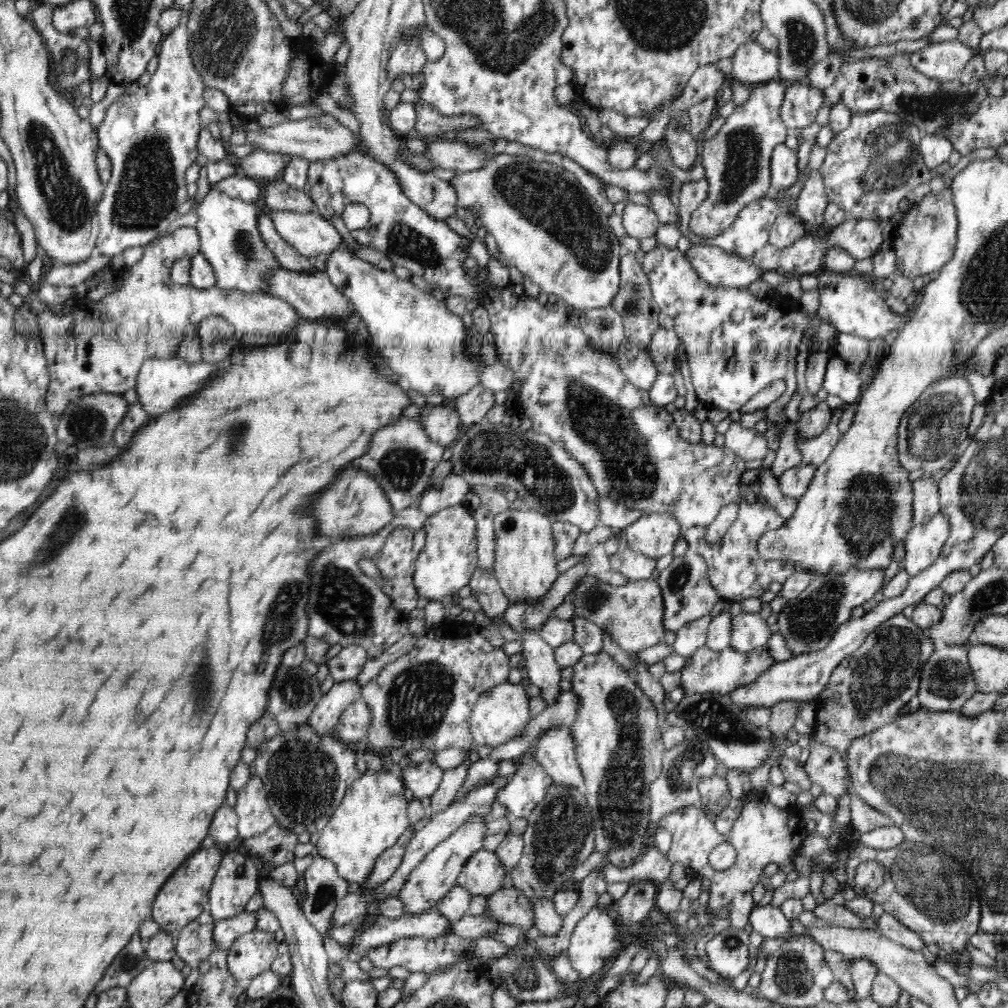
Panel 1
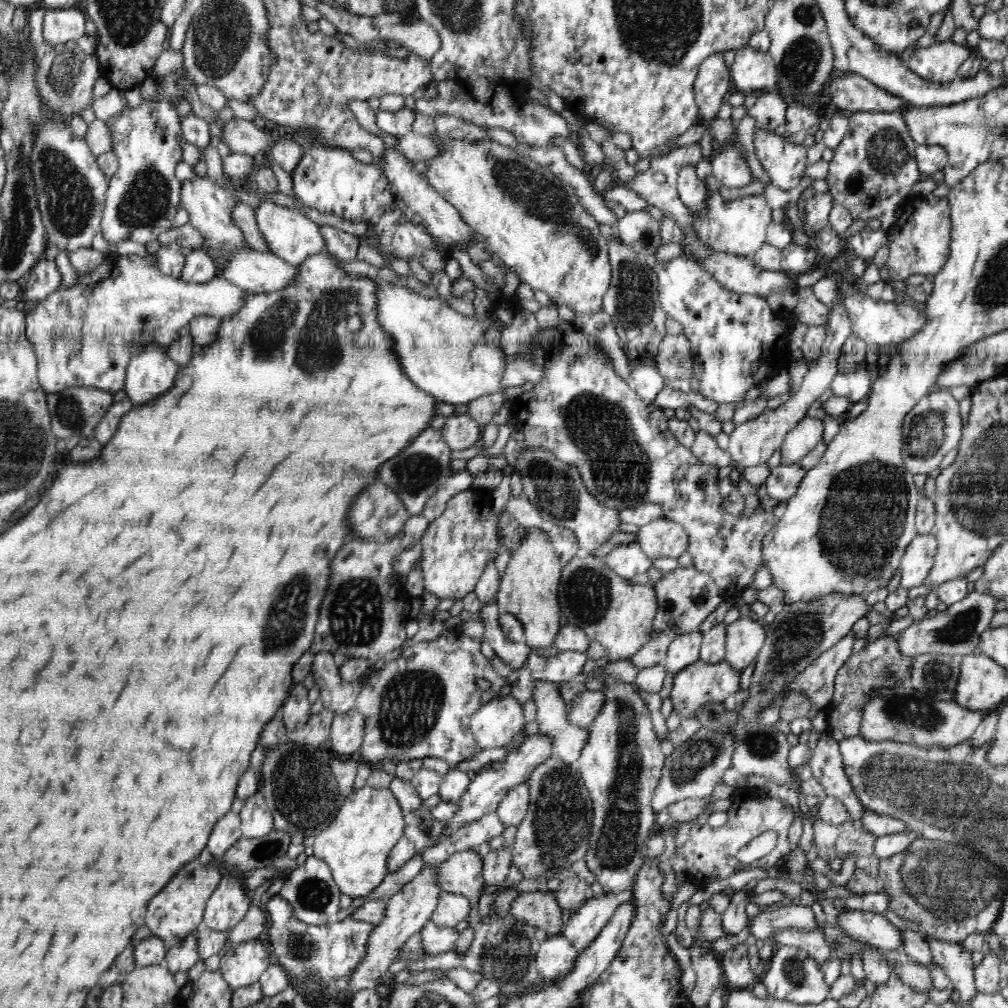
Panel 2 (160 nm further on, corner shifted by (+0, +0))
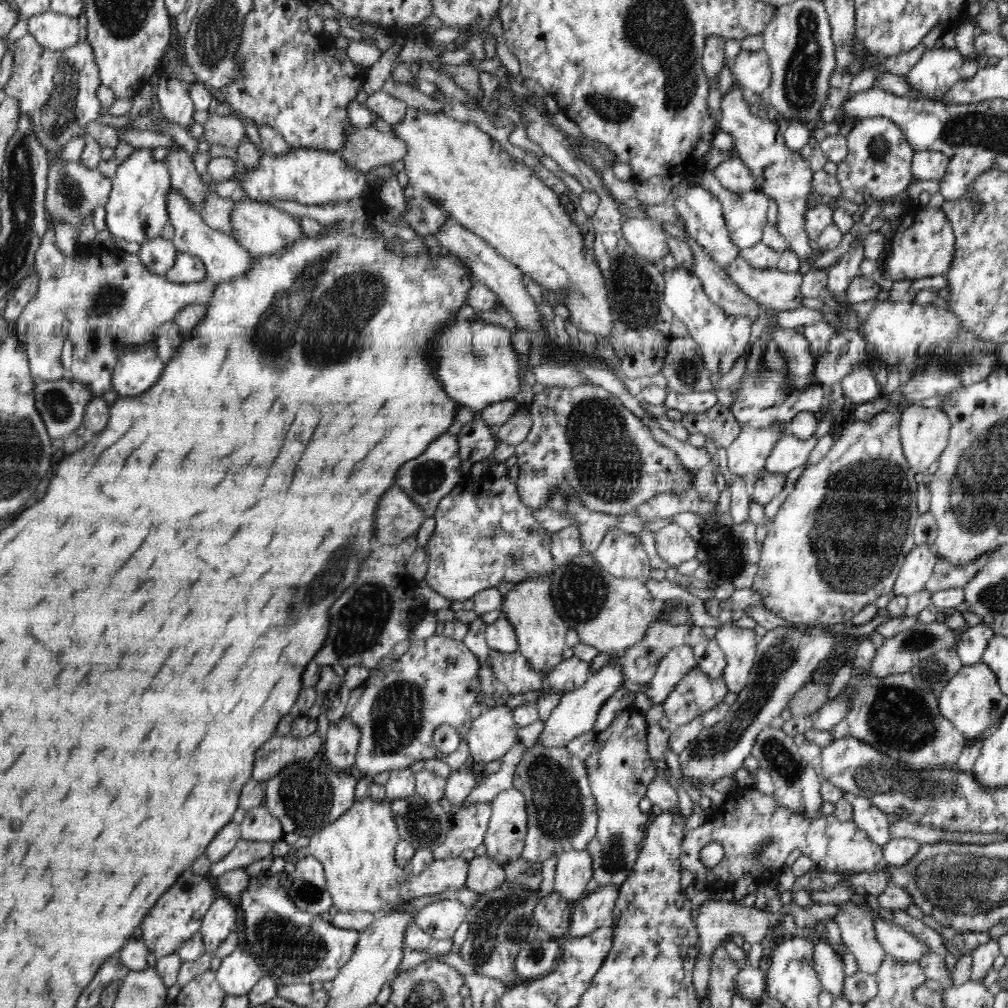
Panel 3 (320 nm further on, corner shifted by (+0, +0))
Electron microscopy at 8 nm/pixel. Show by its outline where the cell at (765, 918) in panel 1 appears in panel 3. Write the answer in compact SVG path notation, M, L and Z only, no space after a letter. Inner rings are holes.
M814 942L814 968L823 990L834 995L834 999L842 998L847 977L843 959L827 942Z

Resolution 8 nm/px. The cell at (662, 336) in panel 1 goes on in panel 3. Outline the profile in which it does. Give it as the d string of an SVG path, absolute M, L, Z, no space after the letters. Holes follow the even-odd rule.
M690 336L672 338L667 346L665 363L663 364L662 374L666 377L668 392L686 393L694 392L713 392L716 394L716 388L710 379L710 371L704 363L704 359L698 352L696 341Z

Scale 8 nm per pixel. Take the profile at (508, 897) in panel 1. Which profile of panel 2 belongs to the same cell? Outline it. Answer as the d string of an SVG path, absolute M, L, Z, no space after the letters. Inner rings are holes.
M540 889L520 893L509 910L514 917L541 928L548 936L562 934L567 913L558 905L554 893Z

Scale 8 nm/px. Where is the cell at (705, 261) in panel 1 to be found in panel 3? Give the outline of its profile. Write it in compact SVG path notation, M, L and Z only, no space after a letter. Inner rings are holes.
M741 256L728 264L726 272L748 298L760 305L782 312L803 306L803 276L798 272L756 268Z

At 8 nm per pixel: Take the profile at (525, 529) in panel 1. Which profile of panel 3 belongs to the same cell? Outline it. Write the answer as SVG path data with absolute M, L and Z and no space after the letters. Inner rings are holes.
M552 574L529 579L512 587L505 596L504 605L501 605L504 617L513 624L515 629L520 655L543 679L548 676L548 672L552 672L562 662L569 630L567 623L556 611L551 596L551 586Z

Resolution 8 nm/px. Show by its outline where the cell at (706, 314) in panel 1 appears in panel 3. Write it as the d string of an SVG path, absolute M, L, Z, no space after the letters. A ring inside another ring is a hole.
M667 268L662 273L664 277L664 303L686 324L689 336L696 341L698 352L710 373L726 374L730 371L734 362L744 356L745 346L750 342L750 328L752 322L745 316L732 316L708 299L704 293L703 284L694 272L683 268Z

